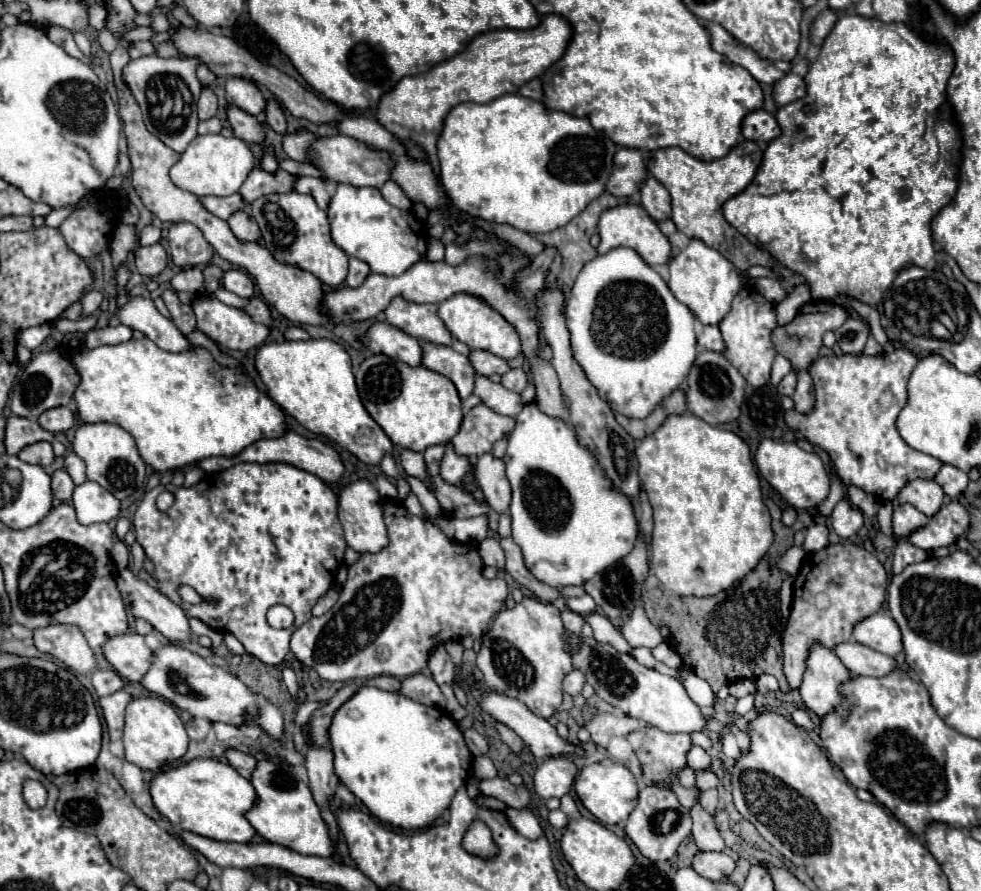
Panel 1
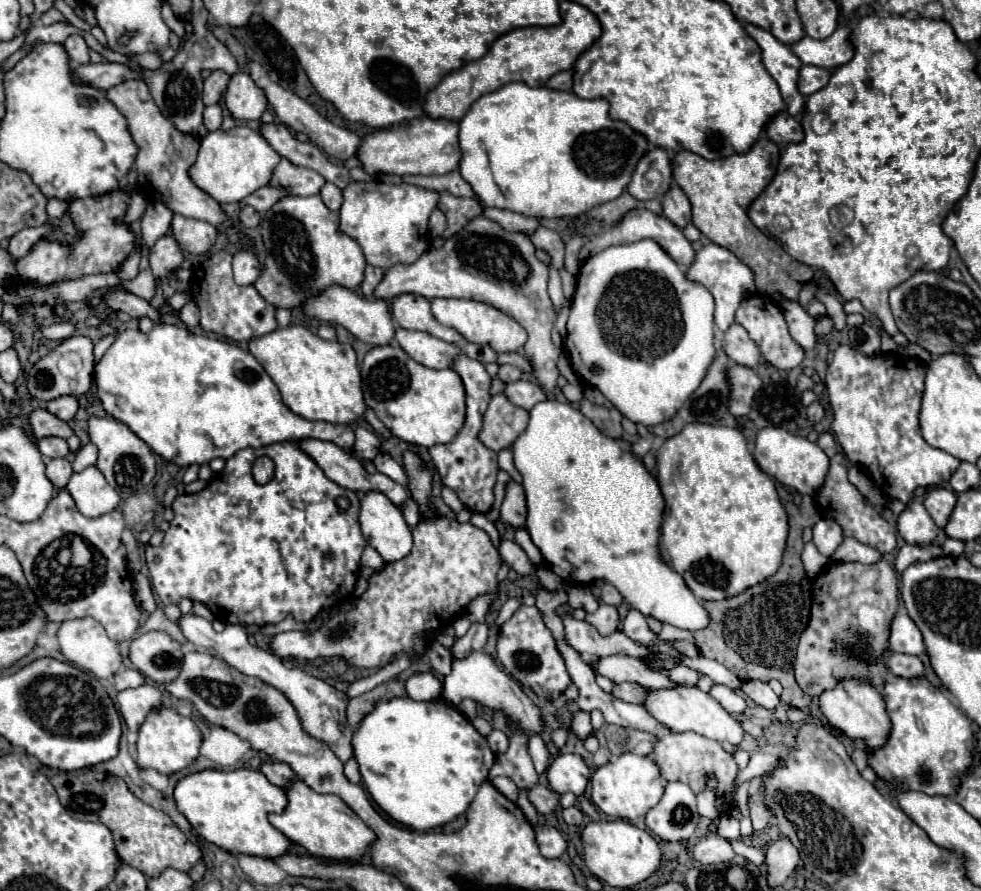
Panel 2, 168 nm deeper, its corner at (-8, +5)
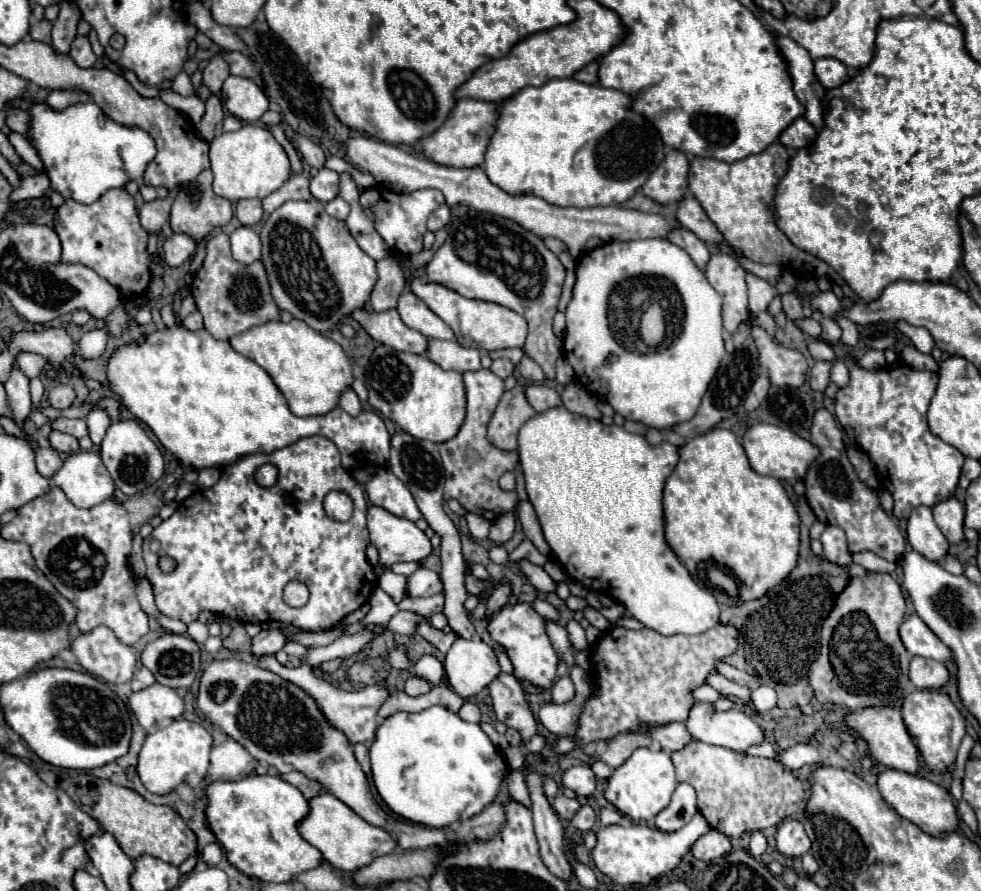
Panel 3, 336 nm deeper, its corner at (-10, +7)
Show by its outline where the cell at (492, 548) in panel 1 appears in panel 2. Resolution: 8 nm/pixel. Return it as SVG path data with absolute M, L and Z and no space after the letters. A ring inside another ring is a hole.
M503 540L501 542L501 548L499 548L499 554L501 554L501 560L507 562L517 574L531 576L535 572L535 568L531 566L531 560L527 558L527 554L515 542Z

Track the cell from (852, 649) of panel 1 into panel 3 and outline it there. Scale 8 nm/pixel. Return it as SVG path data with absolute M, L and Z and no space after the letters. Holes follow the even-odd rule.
M915 656L909 664L909 680L917 688L941 688L947 682L947 676L947 668L937 660Z

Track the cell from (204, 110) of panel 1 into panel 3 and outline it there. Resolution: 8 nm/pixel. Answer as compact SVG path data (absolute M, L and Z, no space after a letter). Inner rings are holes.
M221 56L211 58L211 62L203 70L203 82L205 82L205 86L213 94L221 92L221 86L223 86L223 82L225 82L227 76L229 76L229 66L227 66L227 62Z

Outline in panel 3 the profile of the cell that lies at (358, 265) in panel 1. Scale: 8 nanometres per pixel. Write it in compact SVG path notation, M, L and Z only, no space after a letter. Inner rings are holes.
M393 256L383 258L377 262L377 284L371 292L371 306L373 310L389 310L397 306L397 298L405 286L405 278L401 266L395 262Z

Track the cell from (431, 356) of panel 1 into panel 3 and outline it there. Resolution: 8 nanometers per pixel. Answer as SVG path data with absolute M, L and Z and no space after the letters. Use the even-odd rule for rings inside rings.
M473 370L465 372L465 390L467 390L467 416L451 440L439 444L439 454L445 468L445 500L455 498L463 504L467 512L473 512L477 516L483 516L487 520L495 520L507 512L513 510L517 504L517 492L505 492L499 488L497 480L503 472L515 470L519 464L517 452L503 452L497 450L487 440L487 422L491 414L495 412L495 406L499 398L503 396L503 380L497 378L491 370Z

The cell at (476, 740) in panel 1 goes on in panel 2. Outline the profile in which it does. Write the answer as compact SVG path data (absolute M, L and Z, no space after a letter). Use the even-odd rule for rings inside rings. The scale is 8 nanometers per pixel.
M493 730L493 732L487 736L487 742L489 742L489 748L491 748L495 754L503 754L503 752L507 752L509 738L507 738L501 730Z

